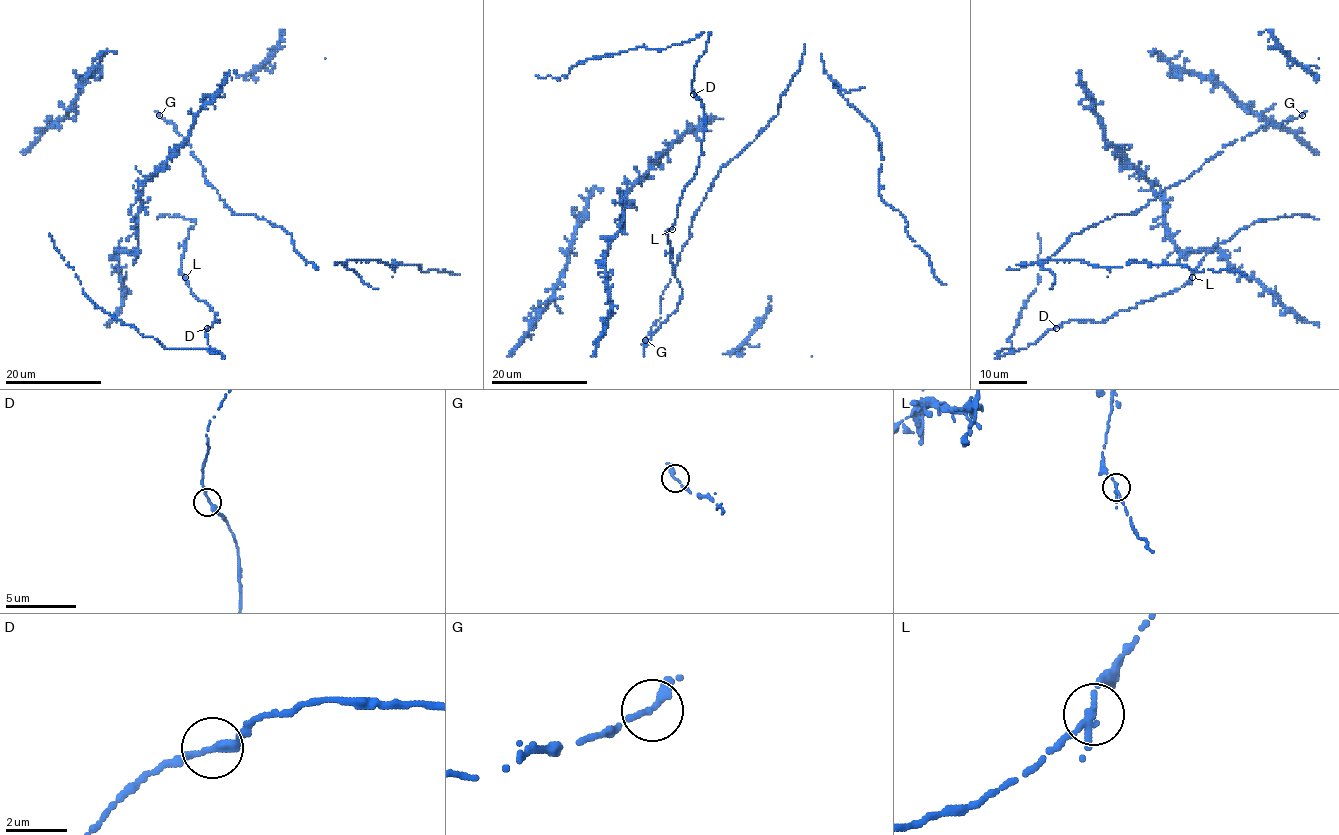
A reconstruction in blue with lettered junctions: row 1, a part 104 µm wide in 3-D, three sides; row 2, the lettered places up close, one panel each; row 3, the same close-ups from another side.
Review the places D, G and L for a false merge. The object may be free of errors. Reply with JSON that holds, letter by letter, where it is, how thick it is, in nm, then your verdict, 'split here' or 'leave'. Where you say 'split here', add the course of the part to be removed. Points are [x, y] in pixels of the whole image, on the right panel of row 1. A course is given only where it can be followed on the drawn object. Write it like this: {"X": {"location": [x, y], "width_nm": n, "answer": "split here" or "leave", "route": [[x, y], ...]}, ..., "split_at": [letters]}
{"D": {"location": [1056, 328], "width_nm": 260, "answer": "leave"}, "G": {"location": [1302, 115], "width_nm": 240, "answer": "leave"}, "L": {"location": [1192, 277], "width_nm": 240, "answer": "leave"}, "split_at": []}

